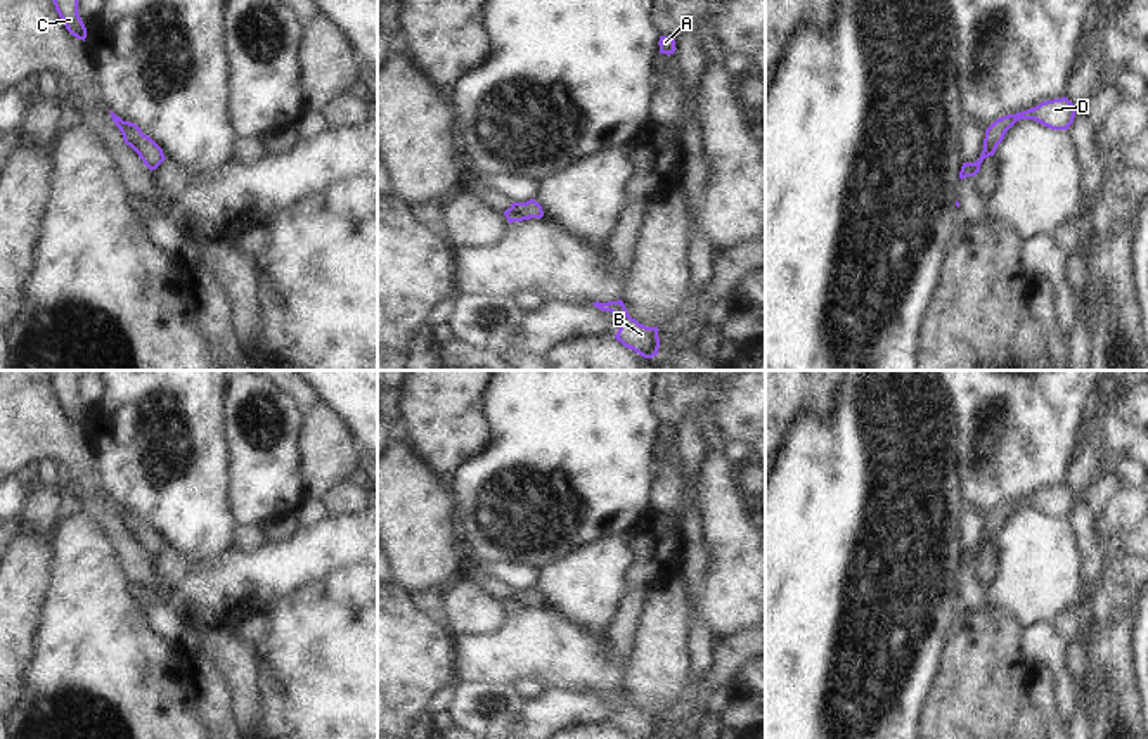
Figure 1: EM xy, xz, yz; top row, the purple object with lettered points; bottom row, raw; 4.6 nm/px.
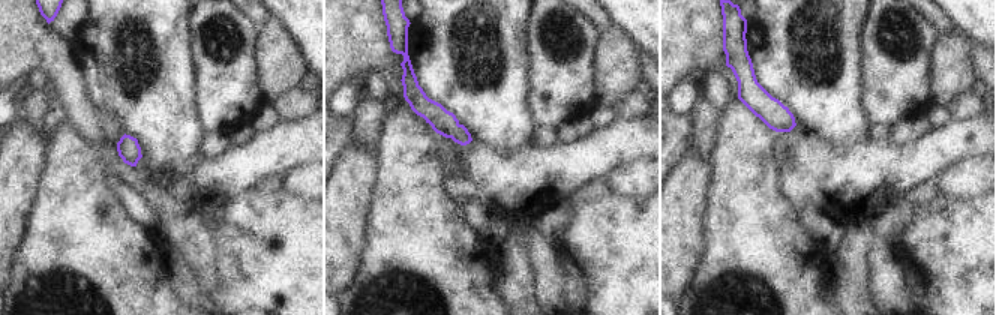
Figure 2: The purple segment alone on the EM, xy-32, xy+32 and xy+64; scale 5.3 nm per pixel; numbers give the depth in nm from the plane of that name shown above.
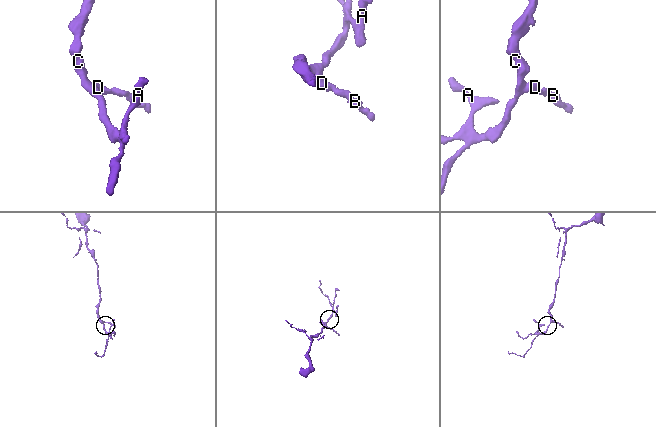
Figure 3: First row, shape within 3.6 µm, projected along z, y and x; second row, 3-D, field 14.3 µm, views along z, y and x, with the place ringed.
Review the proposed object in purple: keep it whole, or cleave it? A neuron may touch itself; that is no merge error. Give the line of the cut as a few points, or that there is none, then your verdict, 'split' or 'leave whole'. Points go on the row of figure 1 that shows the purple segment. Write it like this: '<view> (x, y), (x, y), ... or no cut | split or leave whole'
no cut | leave whole

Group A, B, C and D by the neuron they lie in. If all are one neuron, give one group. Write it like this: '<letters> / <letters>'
A B C D

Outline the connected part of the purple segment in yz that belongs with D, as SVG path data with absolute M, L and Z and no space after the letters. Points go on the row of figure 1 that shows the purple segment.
M1053 99L1041 102L1039 106L1008 114L996 119L987 130L984 138L984 151L975 163L963 163L959 178L975 177L980 171L980 164L985 157L994 156L997 145L1003 142L1006 132L1020 119L1034 119L1051 130L1068 130L1075 118L1075 106L1067 99Z

